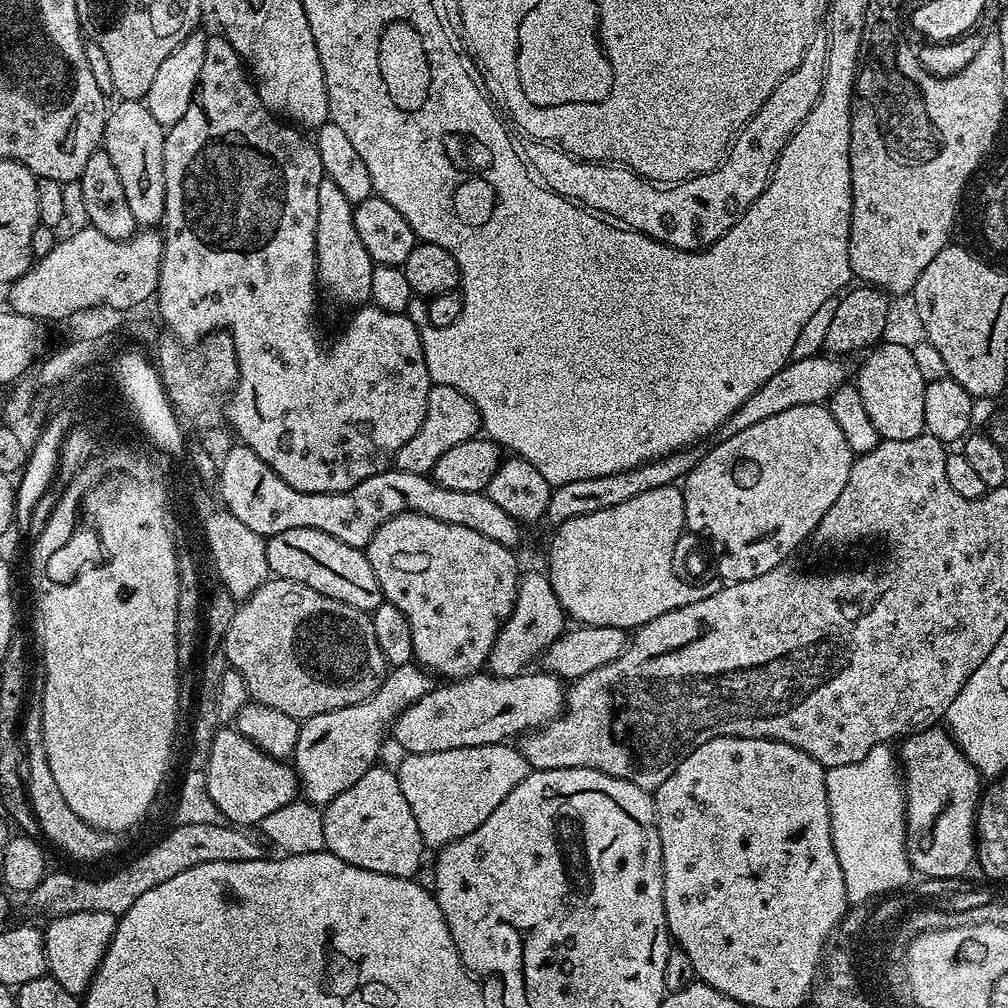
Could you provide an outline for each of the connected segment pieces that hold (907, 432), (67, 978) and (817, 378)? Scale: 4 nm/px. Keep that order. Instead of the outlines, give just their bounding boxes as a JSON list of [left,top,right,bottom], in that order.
[[854,342,925,440],[43,912,117,998],[718,354,845,439]]

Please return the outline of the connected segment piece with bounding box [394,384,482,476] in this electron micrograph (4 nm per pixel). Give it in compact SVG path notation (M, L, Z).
M433 384L426 398L426 418L422 418L418 434L414 434L414 438L410 438L410 442L406 442L406 446L398 450L394 461L395 467L410 474L429 475L434 462L438 462L438 458L442 458L442 454L446 454L450 446L458 446L458 442L473 439L481 428L478 410L463 394L454 390L454 386Z

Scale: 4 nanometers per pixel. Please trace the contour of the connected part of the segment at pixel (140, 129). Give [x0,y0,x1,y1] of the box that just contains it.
[102,100,166,225]

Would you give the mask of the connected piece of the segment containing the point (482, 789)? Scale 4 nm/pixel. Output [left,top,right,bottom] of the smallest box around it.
[395,742,530,850]

